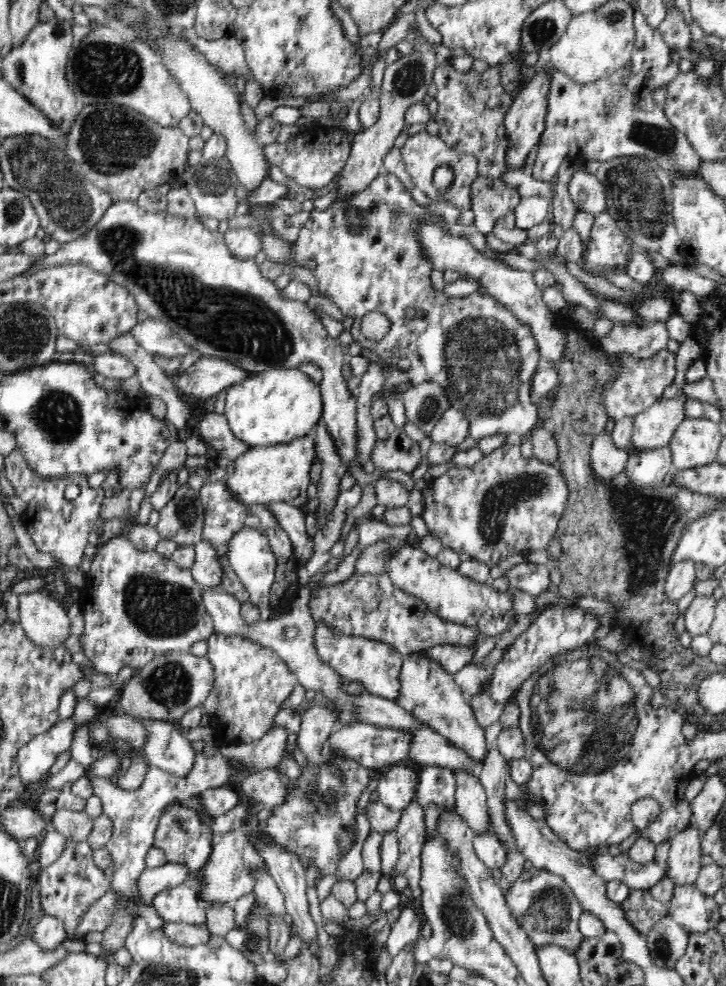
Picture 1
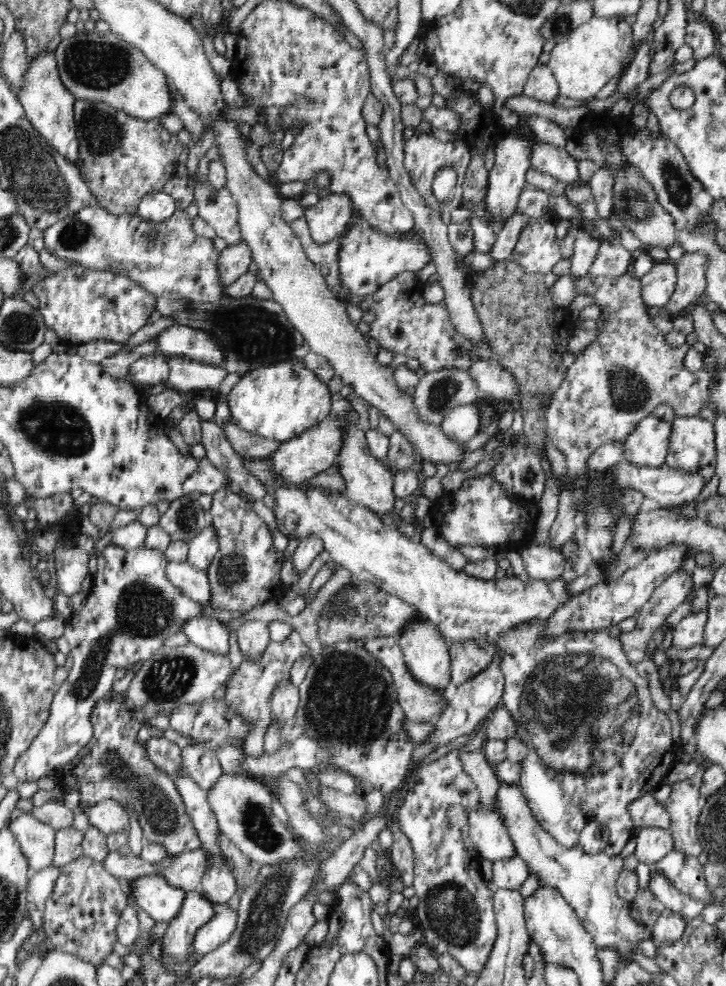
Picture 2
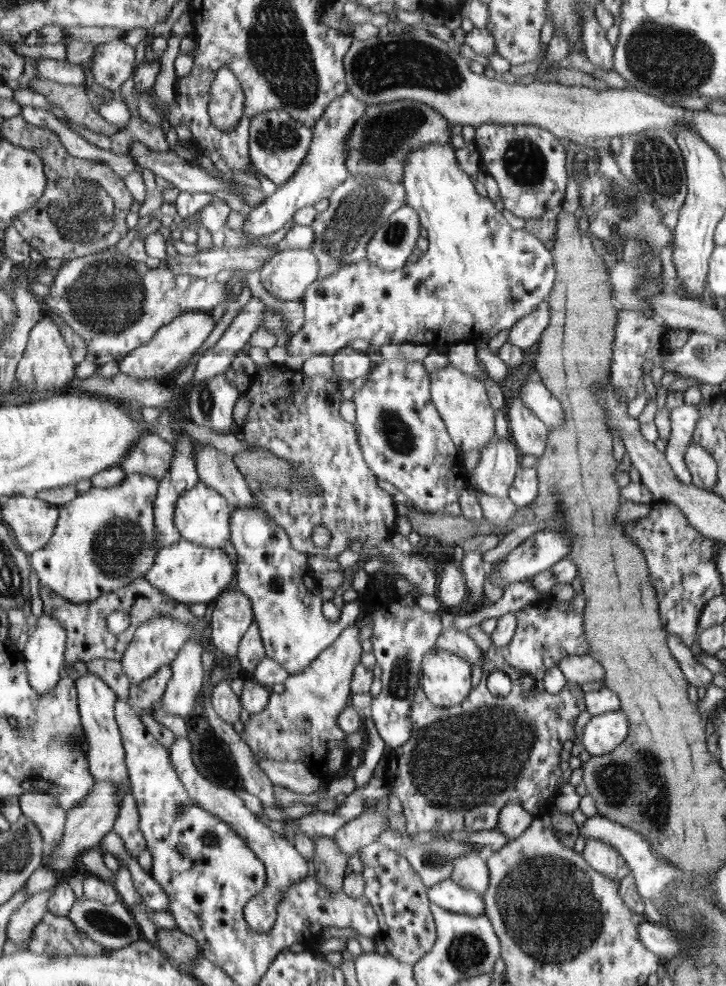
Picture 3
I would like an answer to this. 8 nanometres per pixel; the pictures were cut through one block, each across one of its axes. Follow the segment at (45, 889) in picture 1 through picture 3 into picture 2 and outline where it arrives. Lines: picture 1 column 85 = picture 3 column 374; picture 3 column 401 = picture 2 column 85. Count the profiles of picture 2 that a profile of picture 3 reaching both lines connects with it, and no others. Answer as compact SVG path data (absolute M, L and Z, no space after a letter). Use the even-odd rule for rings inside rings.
M84 854L59 867L58 878L46 899L43 912L44 943L51 949L74 953L85 964L94 966L102 964L104 958L114 952L113 945L117 942L114 928L119 921L119 912L128 905L128 897L122 885L120 879L104 869L102 860L95 860Z

